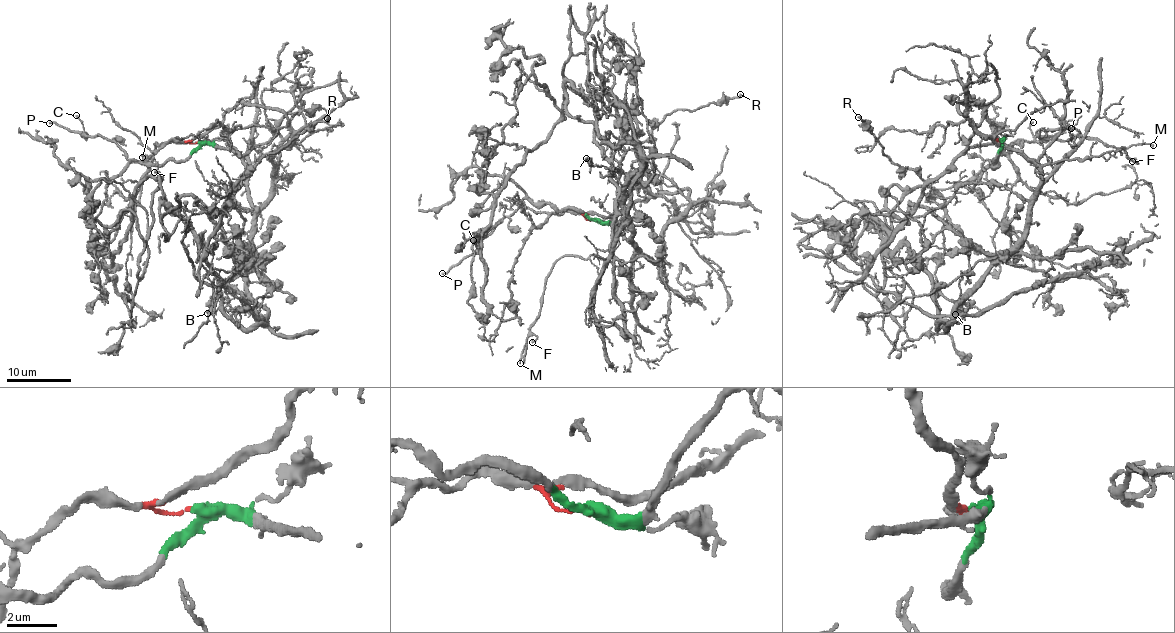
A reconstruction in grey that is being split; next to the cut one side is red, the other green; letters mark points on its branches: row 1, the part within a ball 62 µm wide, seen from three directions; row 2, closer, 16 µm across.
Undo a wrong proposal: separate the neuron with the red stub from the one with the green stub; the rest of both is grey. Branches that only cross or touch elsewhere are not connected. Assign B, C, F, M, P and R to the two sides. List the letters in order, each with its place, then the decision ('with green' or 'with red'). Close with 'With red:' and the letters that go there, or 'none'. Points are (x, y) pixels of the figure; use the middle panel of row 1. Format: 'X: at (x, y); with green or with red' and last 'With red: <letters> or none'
B: at (586, 158); with red
C: at (473, 240); with green
F: at (532, 342); with red
M: at (520, 363); with red
P: at (442, 273); with green
R: at (740, 94); with green
With red: B, F, M

